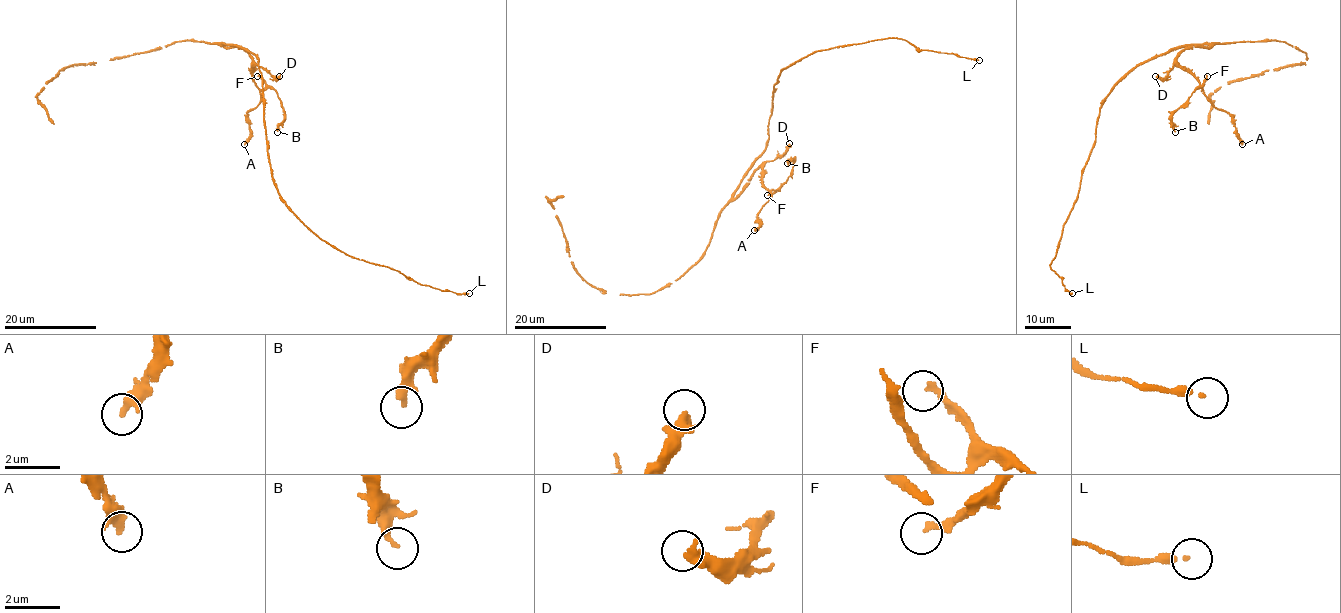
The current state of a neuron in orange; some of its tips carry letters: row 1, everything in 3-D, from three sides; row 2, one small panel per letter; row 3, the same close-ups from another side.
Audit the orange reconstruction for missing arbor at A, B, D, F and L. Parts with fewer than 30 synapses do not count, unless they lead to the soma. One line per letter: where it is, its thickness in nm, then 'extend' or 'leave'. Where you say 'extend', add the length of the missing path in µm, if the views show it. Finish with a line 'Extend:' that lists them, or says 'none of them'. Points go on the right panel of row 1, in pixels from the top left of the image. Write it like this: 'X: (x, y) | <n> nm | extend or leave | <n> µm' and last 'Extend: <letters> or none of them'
A: (1242, 144) | 400 nm | leave
B: (1175, 132) | 240 nm | leave
D: (1155, 76) | 400 nm | leave
F: (1207, 76) | 200 nm | leave
L: (1072, 293) | 200 nm | leave
Extend: none of them

